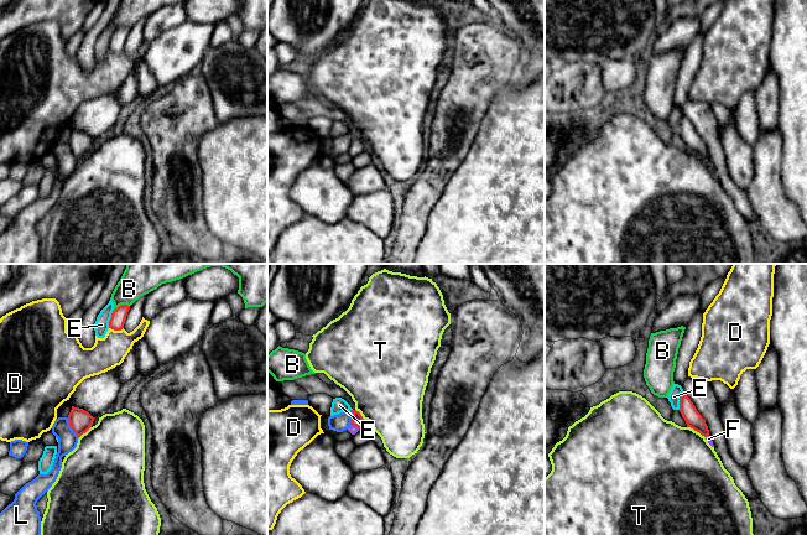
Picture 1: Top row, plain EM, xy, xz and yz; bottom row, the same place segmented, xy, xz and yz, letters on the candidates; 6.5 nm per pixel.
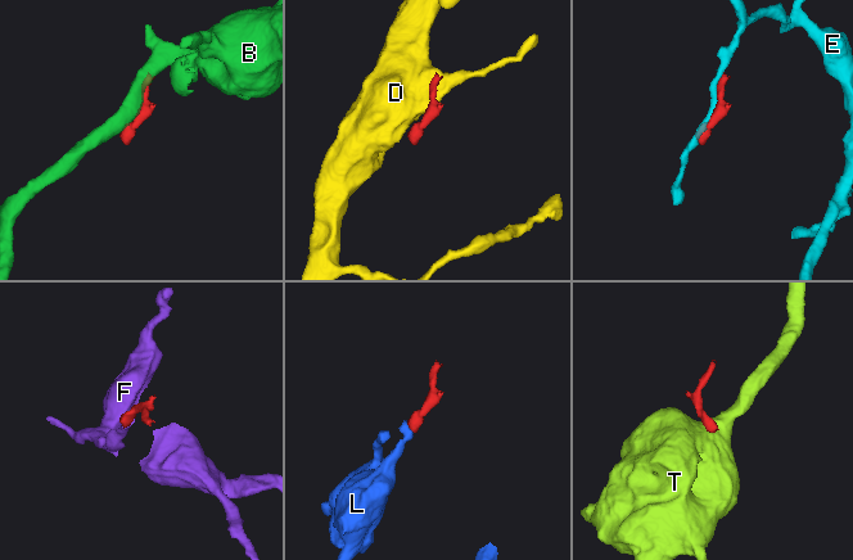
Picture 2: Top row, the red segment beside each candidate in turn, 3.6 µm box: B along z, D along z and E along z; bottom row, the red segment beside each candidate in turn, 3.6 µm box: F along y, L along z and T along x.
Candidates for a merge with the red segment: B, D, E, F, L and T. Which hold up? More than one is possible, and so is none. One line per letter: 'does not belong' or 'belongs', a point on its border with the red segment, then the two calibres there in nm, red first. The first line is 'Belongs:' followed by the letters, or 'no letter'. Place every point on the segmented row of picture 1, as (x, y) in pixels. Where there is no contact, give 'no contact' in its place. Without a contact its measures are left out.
Belongs: F
B: does not belong; meets red in xy at (121, 305); 100 nm thick on the red side, 240 nm on the other
D: does not belong; meets red in xy at (116, 330); 100 nm thick on the red side, 200 nm on the other
E: does not belong; meets red in xy at (110, 318); 100 nm thick on the red side, 100 nm on the other
F: belongs; meets red in xz at (355, 425); 80 nm thick on the red side, 60 nm on the other
L: does not belong; meets red in xy at (71, 426); 150 nm thick on the red side, 130 nm on the other
T: does not belong; meets red in yz at (696, 430); 110 nm thick on the red side, 480 nm on the other

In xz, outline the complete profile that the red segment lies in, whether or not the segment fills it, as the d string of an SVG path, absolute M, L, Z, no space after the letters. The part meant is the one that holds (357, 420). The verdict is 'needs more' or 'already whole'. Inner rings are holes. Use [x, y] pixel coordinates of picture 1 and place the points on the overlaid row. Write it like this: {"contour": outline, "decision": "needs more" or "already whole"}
{"contour": "M352 410L352 412L353 412L353 417L352 417L352 424L350 424L348 431L352 435L355 435L359 430L365 428L365 420L363 419L363 416L360 415L359 411Z", "decision": "needs more"}

